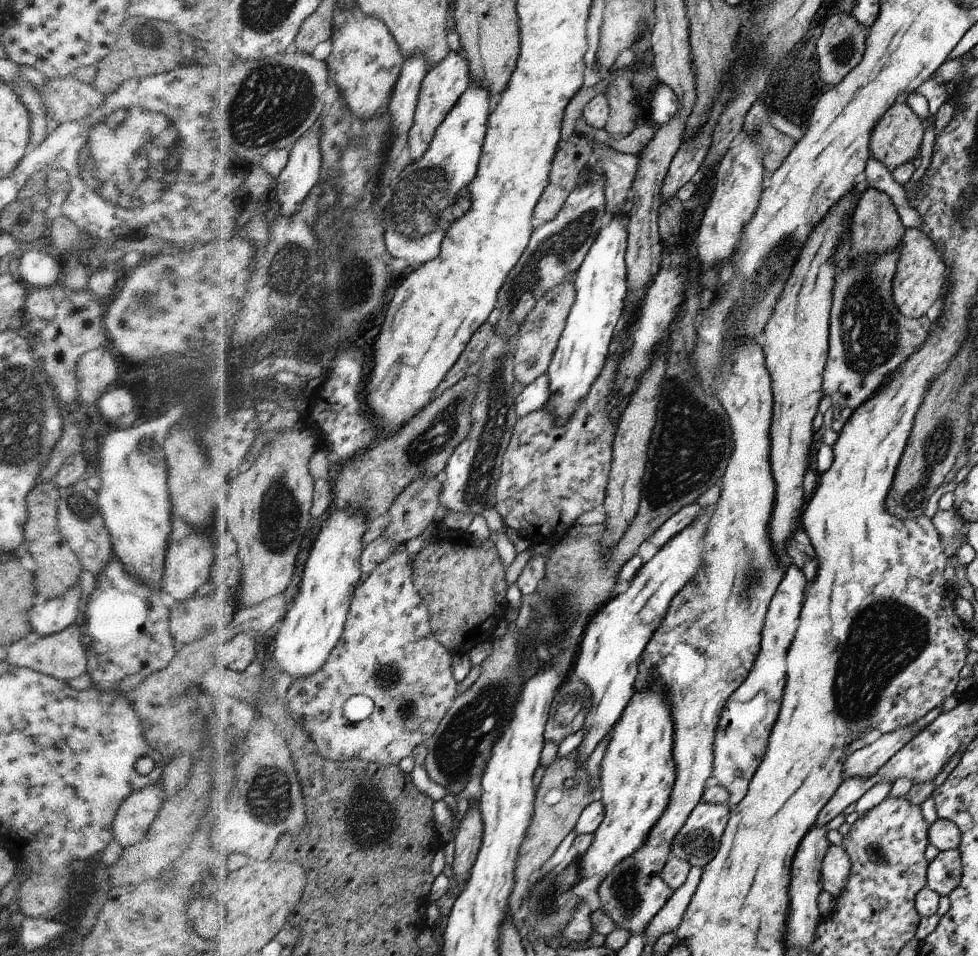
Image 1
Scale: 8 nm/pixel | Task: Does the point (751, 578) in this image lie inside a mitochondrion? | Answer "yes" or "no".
yes

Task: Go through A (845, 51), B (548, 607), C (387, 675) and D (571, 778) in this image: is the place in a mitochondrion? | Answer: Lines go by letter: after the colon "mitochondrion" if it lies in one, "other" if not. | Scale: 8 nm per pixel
A: mitochondrion
B: mitochondrion
C: mitochondrion
D: mitochondrion

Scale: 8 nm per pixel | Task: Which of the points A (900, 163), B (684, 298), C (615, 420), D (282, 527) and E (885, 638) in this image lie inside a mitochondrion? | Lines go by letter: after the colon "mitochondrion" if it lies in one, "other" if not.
A: other
B: other
C: other
D: mitochondrion
E: mitochondrion

